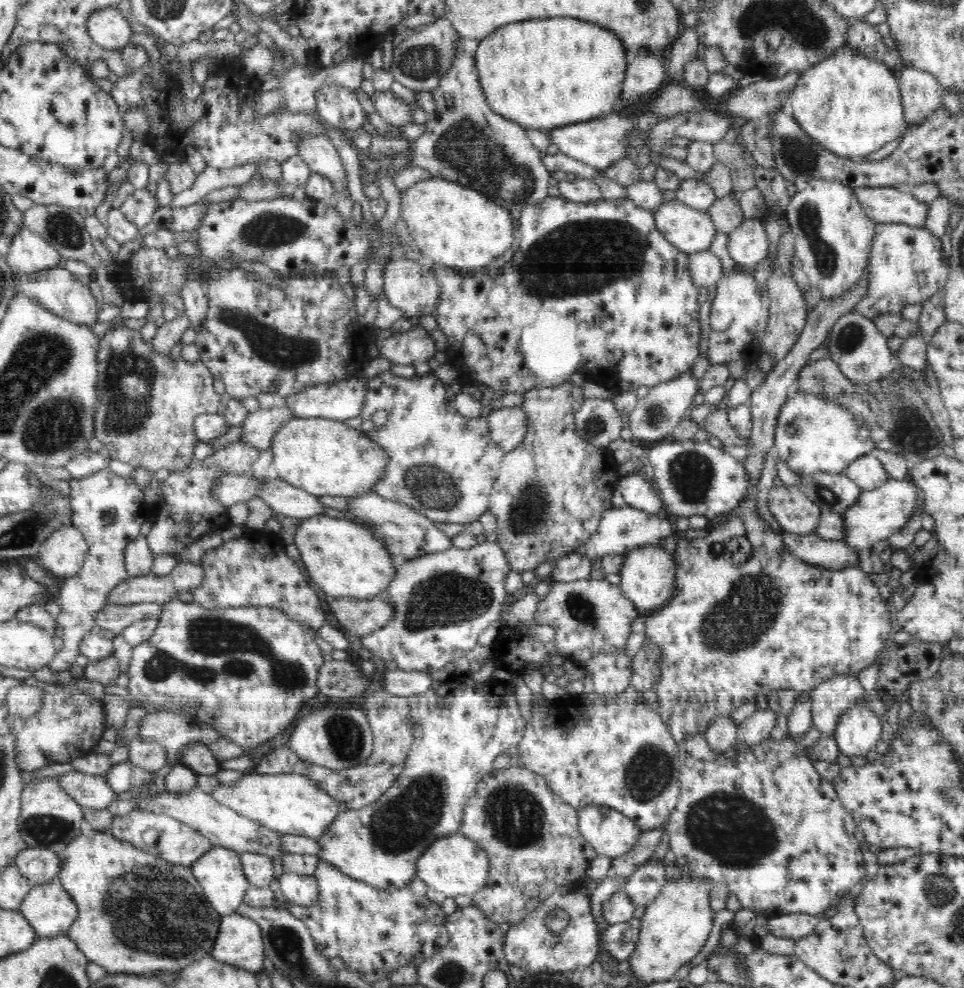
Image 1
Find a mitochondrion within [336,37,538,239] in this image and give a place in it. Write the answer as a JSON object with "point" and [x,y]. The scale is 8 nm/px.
{"point":[427,57]}

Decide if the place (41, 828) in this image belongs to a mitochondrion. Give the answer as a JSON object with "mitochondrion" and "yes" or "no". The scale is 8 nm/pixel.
{"mitochondrion":"yes"}

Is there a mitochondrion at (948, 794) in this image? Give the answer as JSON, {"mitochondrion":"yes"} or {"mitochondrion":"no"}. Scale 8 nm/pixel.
{"mitochondrion":"yes"}

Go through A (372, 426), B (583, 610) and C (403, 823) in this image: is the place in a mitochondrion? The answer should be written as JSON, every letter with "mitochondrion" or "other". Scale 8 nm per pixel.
{"A":"other","B":"mitochondrion","C":"mitochondrion"}

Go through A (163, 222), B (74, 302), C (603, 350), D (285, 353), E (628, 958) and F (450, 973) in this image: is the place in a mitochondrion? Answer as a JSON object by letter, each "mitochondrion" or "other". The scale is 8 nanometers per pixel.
{"A":"other","B":"other","C":"other","D":"mitochondrion","E":"other","F":"mitochondrion"}

